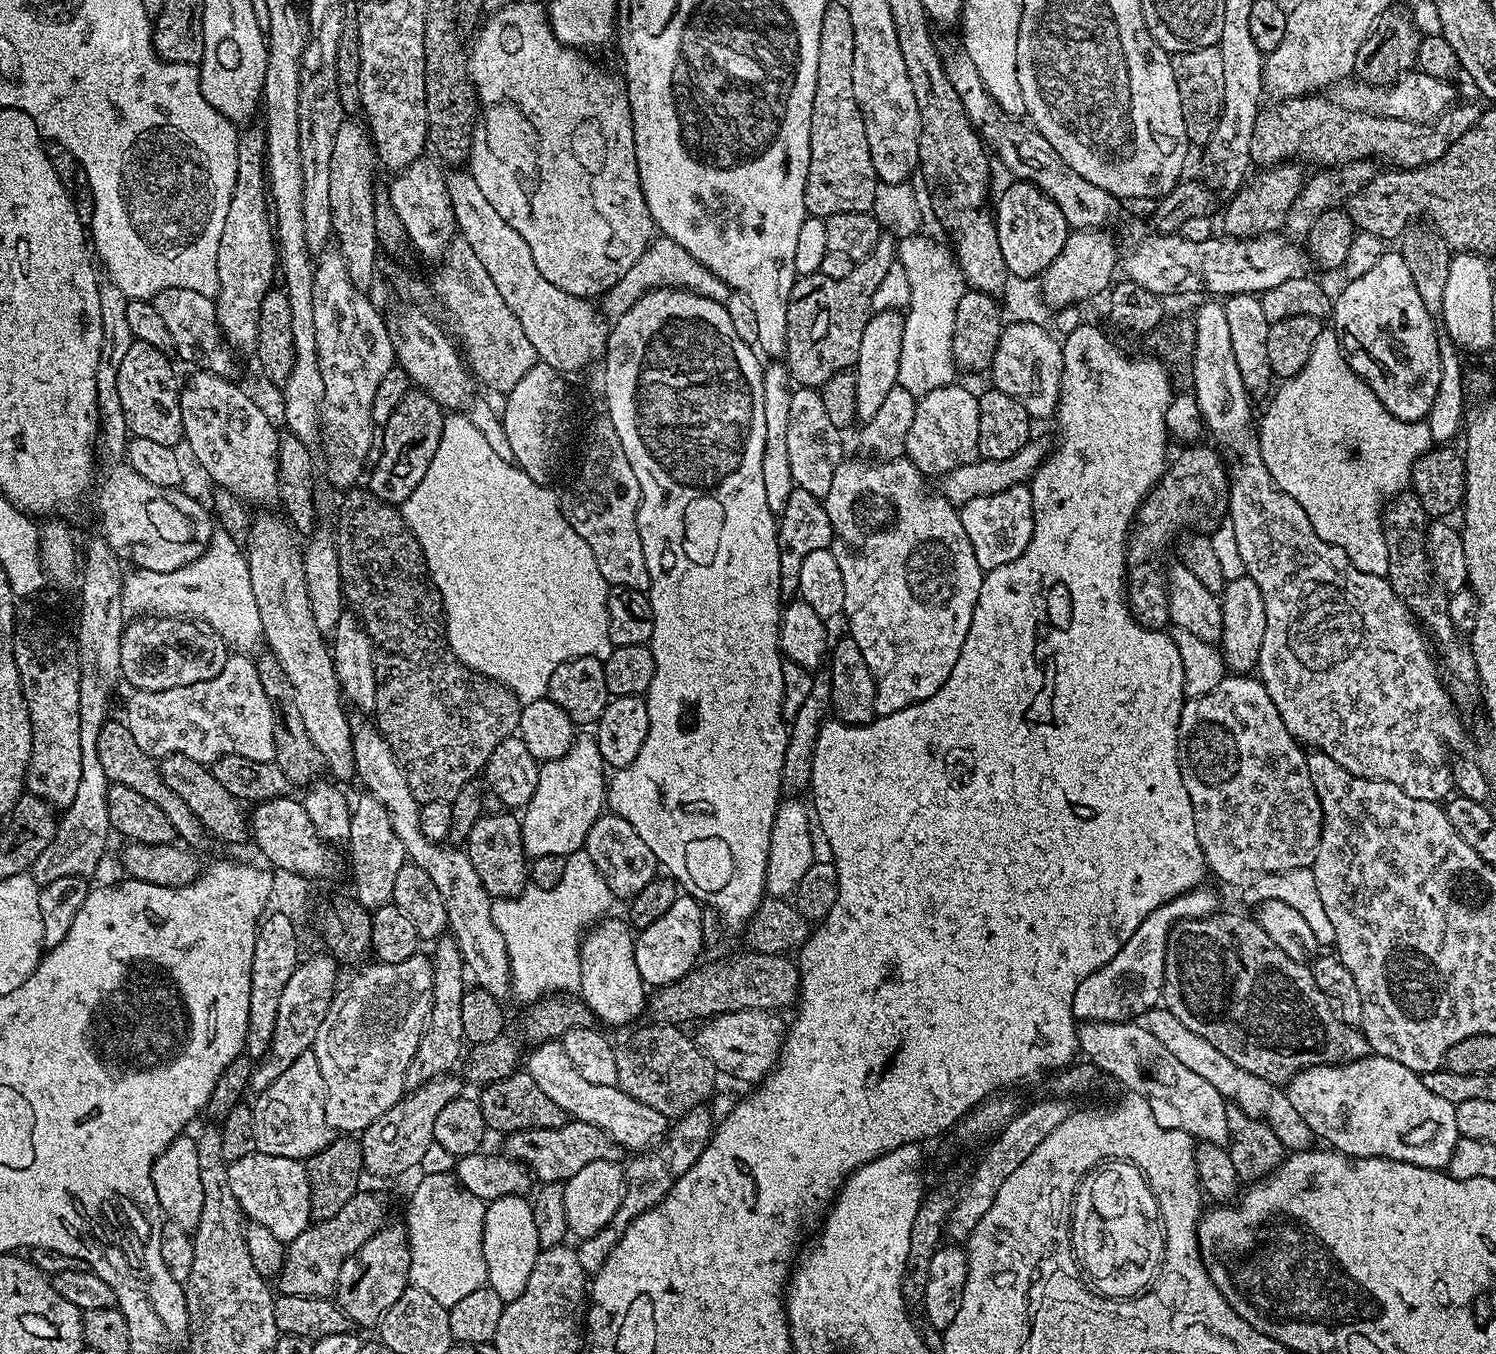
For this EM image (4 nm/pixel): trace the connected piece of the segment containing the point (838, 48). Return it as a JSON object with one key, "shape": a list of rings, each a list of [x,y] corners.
{"shape":[[[829,3],[822,18],[822,38],[818,50],[818,78],[814,86],[814,106],[810,114],[810,170],[806,174],[806,210],[809,217],[827,218],[834,214],[872,212],[878,204],[878,181],[874,162],[870,162],[870,146],[866,142],[866,126],[854,98],[854,25],[850,22],[847,3]]]}

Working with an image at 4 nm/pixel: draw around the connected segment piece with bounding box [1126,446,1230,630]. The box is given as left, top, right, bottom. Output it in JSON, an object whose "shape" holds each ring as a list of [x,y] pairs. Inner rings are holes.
{"shape":[[[1184,446],[1177,456],[1175,453],[1164,475],[1153,484],[1152,491],[1140,504],[1128,537],[1126,599],[1133,618],[1143,628],[1160,630],[1169,623],[1164,548],[1175,542],[1183,528],[1189,528],[1187,531],[1192,534],[1212,534],[1223,520],[1225,523],[1229,519],[1230,481],[1225,457],[1215,447],[1196,447],[1200,446]]]}

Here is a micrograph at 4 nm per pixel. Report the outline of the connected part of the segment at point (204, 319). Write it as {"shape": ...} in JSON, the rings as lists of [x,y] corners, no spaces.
{"shape":[[[167,288],[152,297],[151,301],[174,338],[175,355],[180,355],[188,364],[196,364],[192,366],[197,369],[213,372],[215,376],[231,377],[233,375],[233,353],[226,347],[213,297],[198,294],[198,290]]]}

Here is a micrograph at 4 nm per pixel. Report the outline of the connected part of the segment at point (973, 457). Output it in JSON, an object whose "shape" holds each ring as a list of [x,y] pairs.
{"shape":[[[953,382],[940,389],[919,397],[916,402],[914,426],[904,447],[907,459],[914,462],[919,472],[925,477],[943,478],[956,467],[974,463],[980,456],[978,450],[978,410],[980,401],[977,393],[963,388],[960,382]]]}

